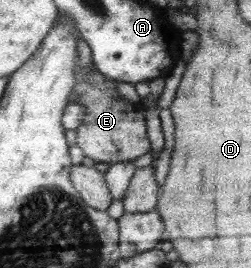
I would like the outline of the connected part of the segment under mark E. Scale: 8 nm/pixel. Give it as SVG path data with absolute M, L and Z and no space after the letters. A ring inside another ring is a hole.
M89 62L89 69L79 69L78 82L75 85L75 100L85 106L83 123L77 127L76 144L82 148L89 163L106 162L115 164L133 161L143 154L150 152L151 143L145 132L145 118L141 112L131 116L129 106L117 94L110 78L97 73L93 62Z

